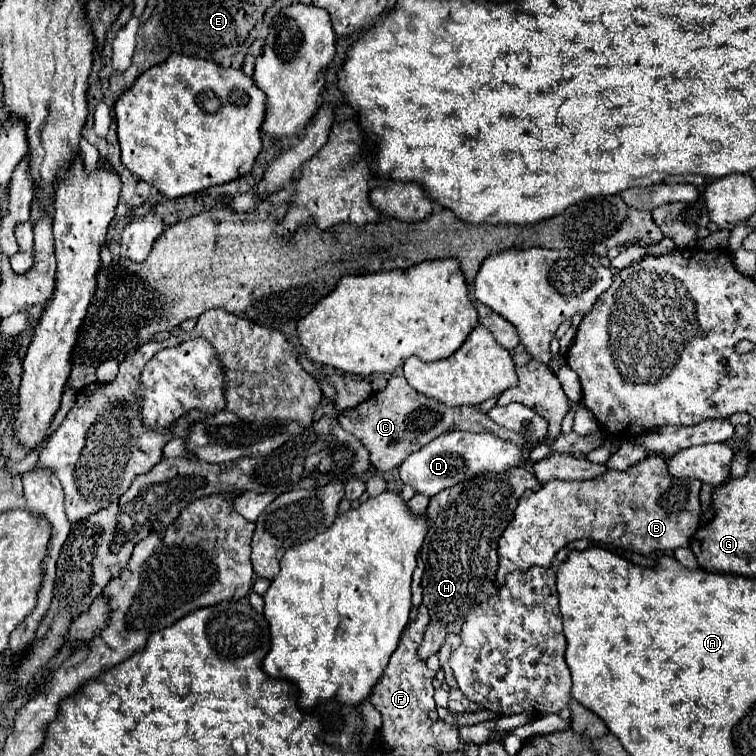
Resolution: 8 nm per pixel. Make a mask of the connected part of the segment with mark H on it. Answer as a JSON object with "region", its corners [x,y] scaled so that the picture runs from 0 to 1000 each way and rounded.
{"region":[[[684,616],[684,619],[673,619],[668,624],[660,624],[660,627],[655,627],[655,624],[634,627],[623,635],[615,635],[599,646],[591,646],[591,648],[586,648],[570,659],[567,672],[565,672],[565,683],[570,685],[573,693],[567,696],[565,709],[560,714],[560,722],[557,722],[557,741],[562,746],[560,770],[557,770],[560,799],[567,804],[570,823],[562,831],[560,847],[557,847],[554,860],[552,860],[552,868],[557,873],[565,873],[567,868],[573,868],[581,860],[583,849],[589,849],[589,841],[594,836],[607,839],[618,810],[660,780],[655,775],[657,714],[665,706],[665,701],[671,698],[673,688],[679,685],[679,677],[681,677],[681,669],[684,669],[684,661],[689,659],[689,653],[694,648],[713,648],[713,646],[716,646],[716,640],[710,638],[708,627],[700,624],[697,619]]]}

